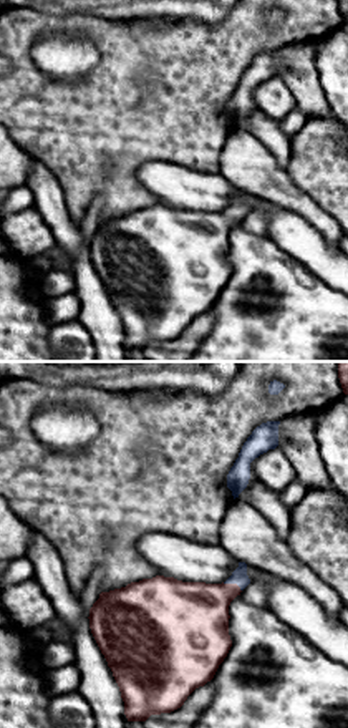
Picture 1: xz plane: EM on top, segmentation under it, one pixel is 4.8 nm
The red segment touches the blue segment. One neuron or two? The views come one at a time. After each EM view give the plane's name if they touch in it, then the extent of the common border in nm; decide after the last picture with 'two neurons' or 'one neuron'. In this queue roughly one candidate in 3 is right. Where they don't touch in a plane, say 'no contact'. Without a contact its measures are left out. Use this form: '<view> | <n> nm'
xz | 100 nm

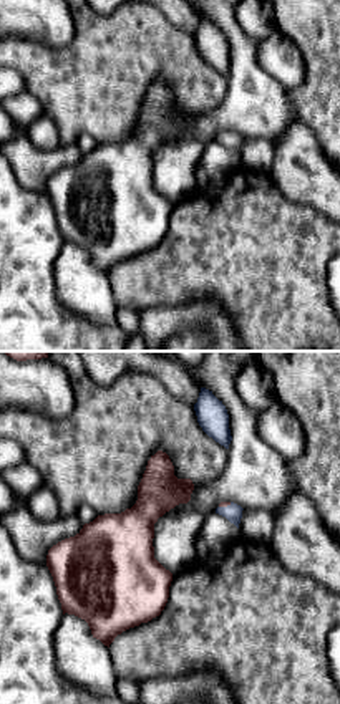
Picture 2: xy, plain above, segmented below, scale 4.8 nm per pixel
xy | 70 nm

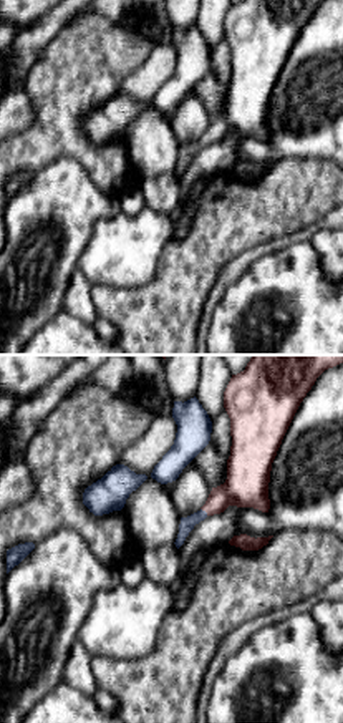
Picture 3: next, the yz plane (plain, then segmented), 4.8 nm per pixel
yz | 50 nm

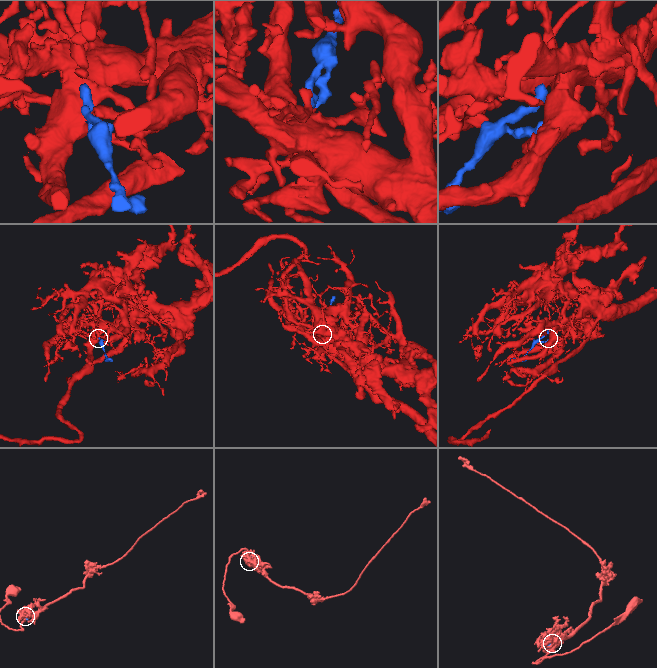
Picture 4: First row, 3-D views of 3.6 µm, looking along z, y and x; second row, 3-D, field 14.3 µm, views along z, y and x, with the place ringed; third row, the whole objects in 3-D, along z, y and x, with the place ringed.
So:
one neuron

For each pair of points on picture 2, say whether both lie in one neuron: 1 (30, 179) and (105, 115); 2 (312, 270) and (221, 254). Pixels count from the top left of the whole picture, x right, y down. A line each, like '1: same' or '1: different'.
1: different
2: same

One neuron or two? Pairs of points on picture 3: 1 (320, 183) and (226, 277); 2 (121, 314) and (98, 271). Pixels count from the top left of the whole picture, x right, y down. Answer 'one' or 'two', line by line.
1: two
2: two

